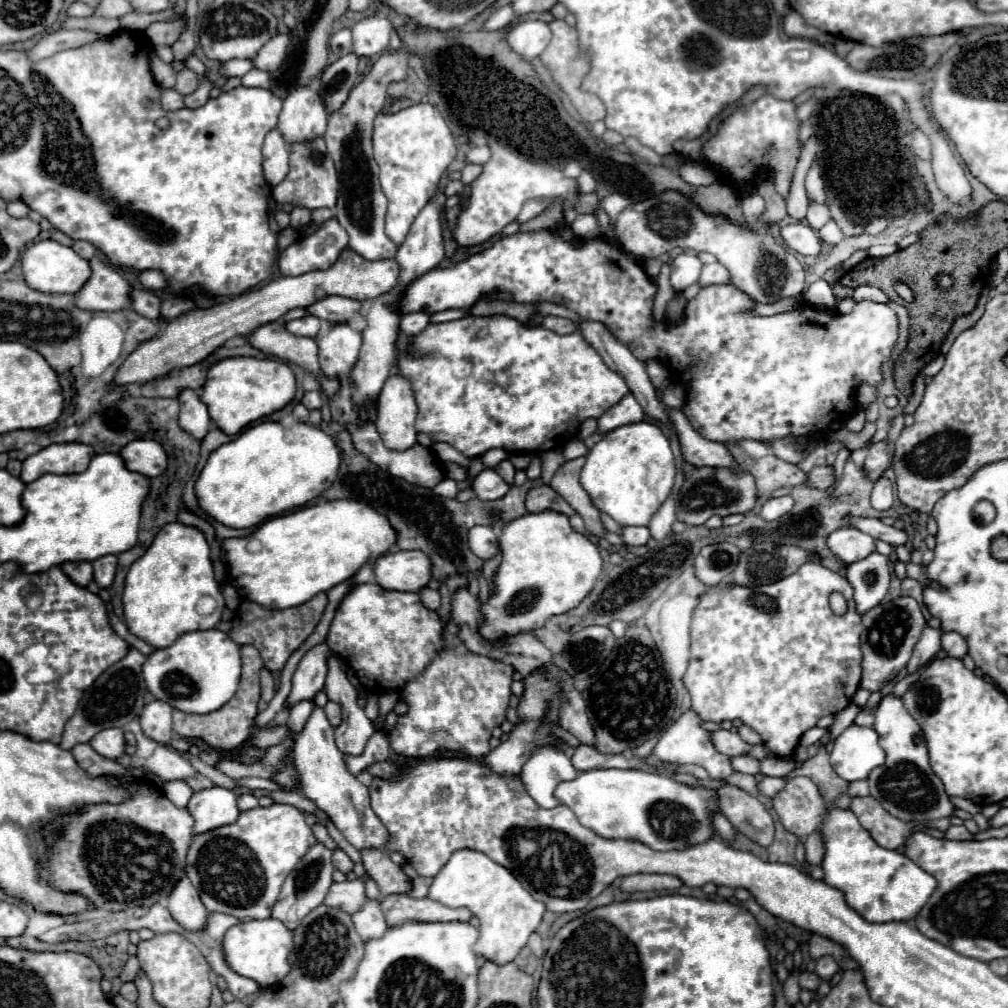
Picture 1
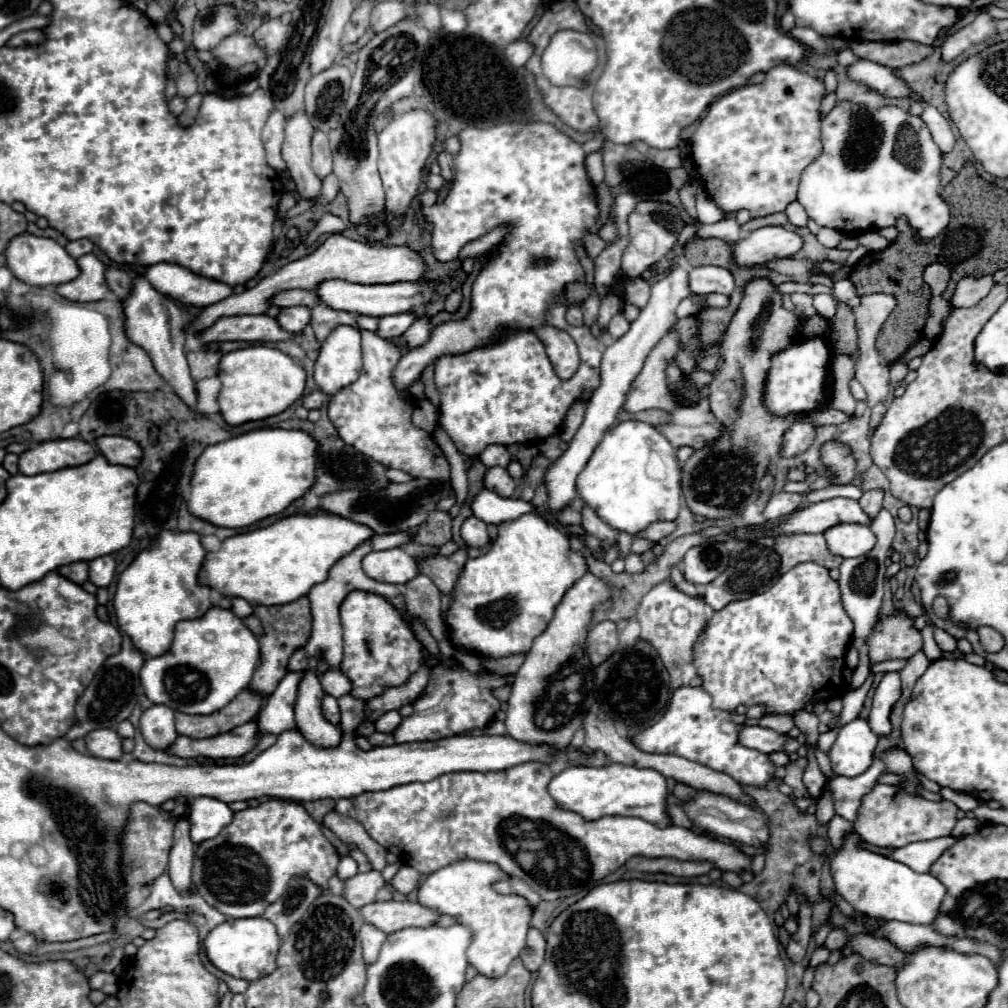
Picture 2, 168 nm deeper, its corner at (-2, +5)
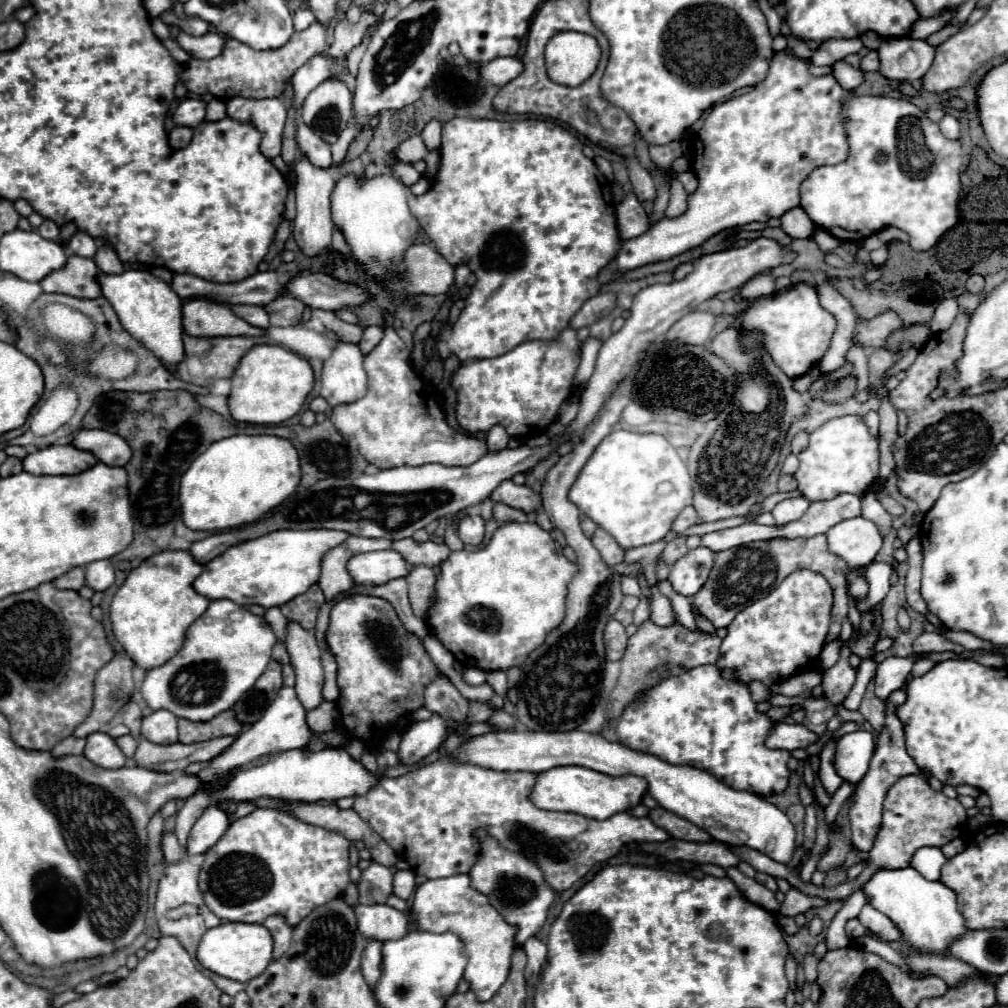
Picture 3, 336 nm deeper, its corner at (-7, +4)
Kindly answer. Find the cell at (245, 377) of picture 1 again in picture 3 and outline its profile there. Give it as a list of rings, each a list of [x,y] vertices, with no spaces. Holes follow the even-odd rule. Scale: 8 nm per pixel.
[[[255,345],[239,361],[231,377],[229,411],[235,421],[277,425],[299,413],[313,389],[313,369],[307,359],[279,345]]]

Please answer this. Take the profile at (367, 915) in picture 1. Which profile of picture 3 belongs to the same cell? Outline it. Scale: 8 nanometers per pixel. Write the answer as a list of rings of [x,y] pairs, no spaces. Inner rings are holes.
[[[369,939],[367,947],[363,951],[363,959],[361,959],[361,971],[365,981],[373,987],[379,977],[381,977],[381,949],[383,949],[383,941],[377,939]]]

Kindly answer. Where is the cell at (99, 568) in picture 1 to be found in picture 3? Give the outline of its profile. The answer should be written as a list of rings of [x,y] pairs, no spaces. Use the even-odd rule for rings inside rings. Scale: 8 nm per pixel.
[[[103,559],[103,561],[93,561],[91,565],[87,565],[85,581],[95,591],[105,591],[107,587],[111,587],[111,583],[115,581],[115,571],[113,571],[111,561]]]

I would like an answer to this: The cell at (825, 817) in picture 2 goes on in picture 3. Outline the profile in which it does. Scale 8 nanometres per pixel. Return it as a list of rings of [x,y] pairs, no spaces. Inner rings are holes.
[[[835,741],[827,743],[821,751],[821,767],[819,767],[819,779],[827,791],[829,797],[833,797],[833,793],[841,787],[843,779],[837,775],[835,767],[833,767],[833,757],[835,757]]]

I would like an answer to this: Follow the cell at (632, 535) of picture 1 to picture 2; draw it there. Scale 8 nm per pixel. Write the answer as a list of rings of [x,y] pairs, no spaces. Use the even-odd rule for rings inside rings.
[[[654,522],[644,532],[638,534],[638,538],[648,538],[652,542],[658,542],[666,536],[670,536],[676,530],[676,522]]]

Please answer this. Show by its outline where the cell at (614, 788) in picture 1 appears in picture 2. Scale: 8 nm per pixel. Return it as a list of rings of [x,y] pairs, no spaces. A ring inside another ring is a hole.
[[[612,762],[602,768],[566,766],[550,780],[548,792],[562,810],[576,812],[584,820],[598,820],[602,816],[636,816],[658,826],[672,824],[666,814],[666,778],[656,770]]]

